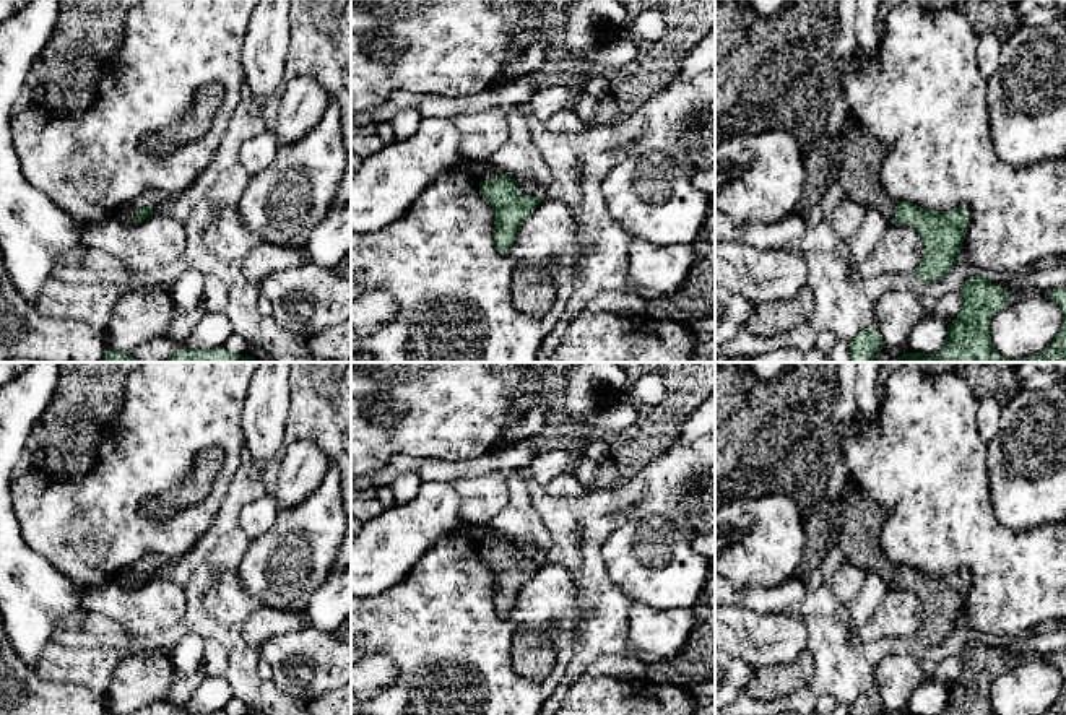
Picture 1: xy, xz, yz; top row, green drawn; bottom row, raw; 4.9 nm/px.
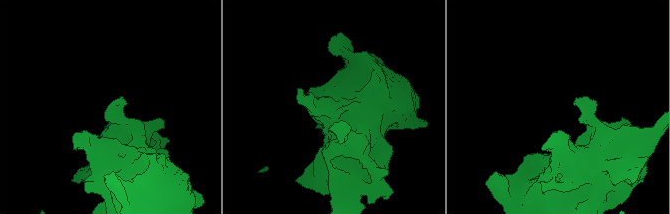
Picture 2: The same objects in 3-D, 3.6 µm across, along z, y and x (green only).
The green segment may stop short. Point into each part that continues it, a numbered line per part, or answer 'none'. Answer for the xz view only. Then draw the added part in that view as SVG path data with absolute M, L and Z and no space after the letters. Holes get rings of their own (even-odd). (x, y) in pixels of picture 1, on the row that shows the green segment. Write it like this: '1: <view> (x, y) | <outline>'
1: xz (486, 171) | M476 159L471 161L471 164L478 169L481 182L494 180L505 174L502 169L489 164L486 159Z

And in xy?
1: xy (151, 197) | M156 188L143 190L133 202L128 202L122 205L114 216L119 218L124 223L132 223L133 216L143 208L143 206L156 206L162 200L166 200L167 195Z

